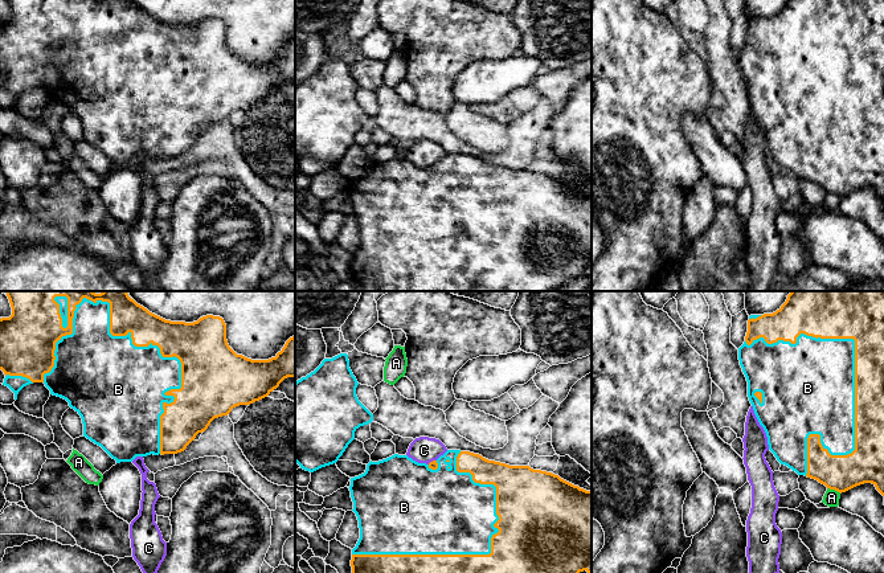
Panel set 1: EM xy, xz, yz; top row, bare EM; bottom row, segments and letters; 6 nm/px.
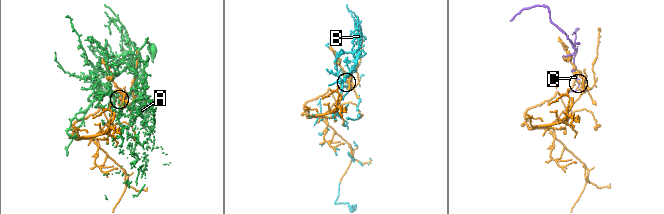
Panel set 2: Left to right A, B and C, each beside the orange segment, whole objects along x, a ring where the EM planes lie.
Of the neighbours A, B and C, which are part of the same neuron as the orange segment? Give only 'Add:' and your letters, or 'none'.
Add: B

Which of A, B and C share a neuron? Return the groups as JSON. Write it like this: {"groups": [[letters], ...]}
{"groups": [["A"], ["B"], ["C"]]}

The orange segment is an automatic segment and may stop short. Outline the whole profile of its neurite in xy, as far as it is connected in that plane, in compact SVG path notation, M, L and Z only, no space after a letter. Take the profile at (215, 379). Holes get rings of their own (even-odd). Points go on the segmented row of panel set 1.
M7 291L7 296L9 299L12 307L12 315L9 318L0 319L0 369L4 372L5 378L3 385L8 386L15 393L15 400L17 400L19 392L33 382L44 382L45 386L50 390L50 394L61 397L69 402L69 406L74 409L82 418L83 423L83 437L101 446L116 463L120 462L132 462L136 457L147 457L147 455L164 455L164 454L177 454L187 449L187 446L195 441L199 433L202 433L208 429L210 422L214 418L228 416L233 408L240 405L250 405L255 401L259 401L267 397L274 389L279 386L279 384L287 377L295 377L295 336L290 337L281 352L277 353L275 357L269 360L251 360L242 355L237 355L228 344L226 340L226 324L222 318L206 315L200 318L197 322L185 323L185 322L171 322L165 320L152 312L150 312L143 306L138 304L134 299L131 299L127 291L102 291L101 294L95 294L94 291Z

